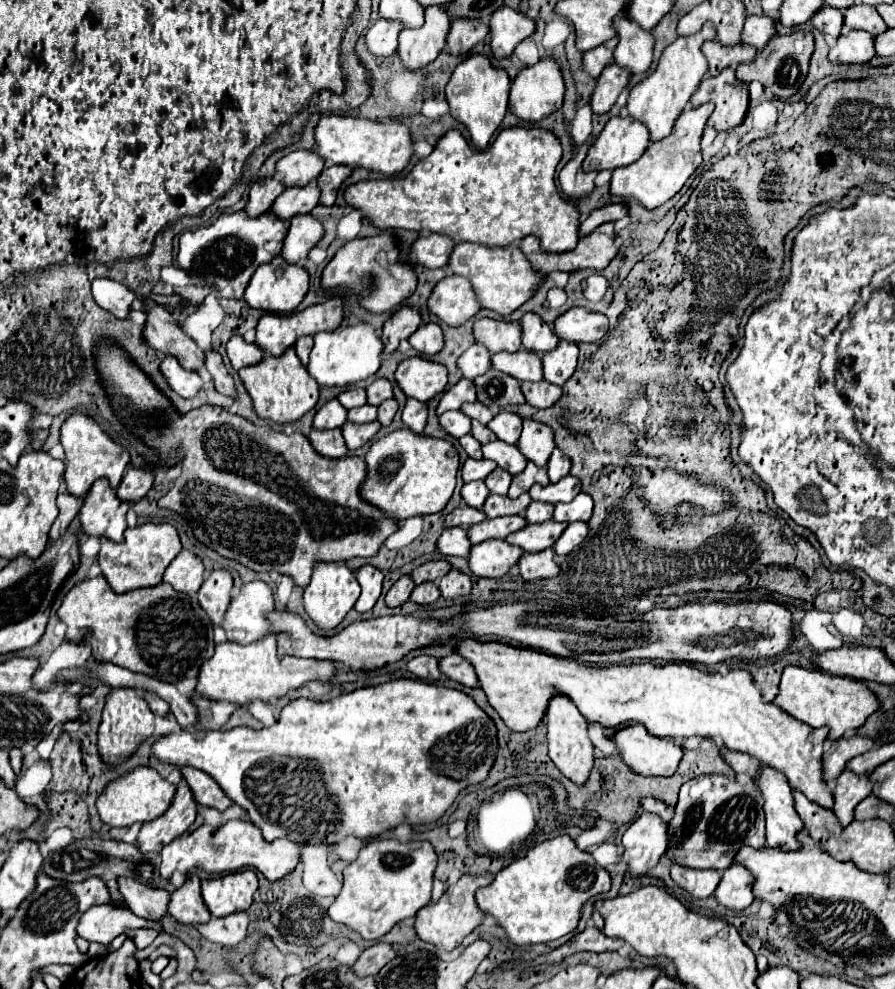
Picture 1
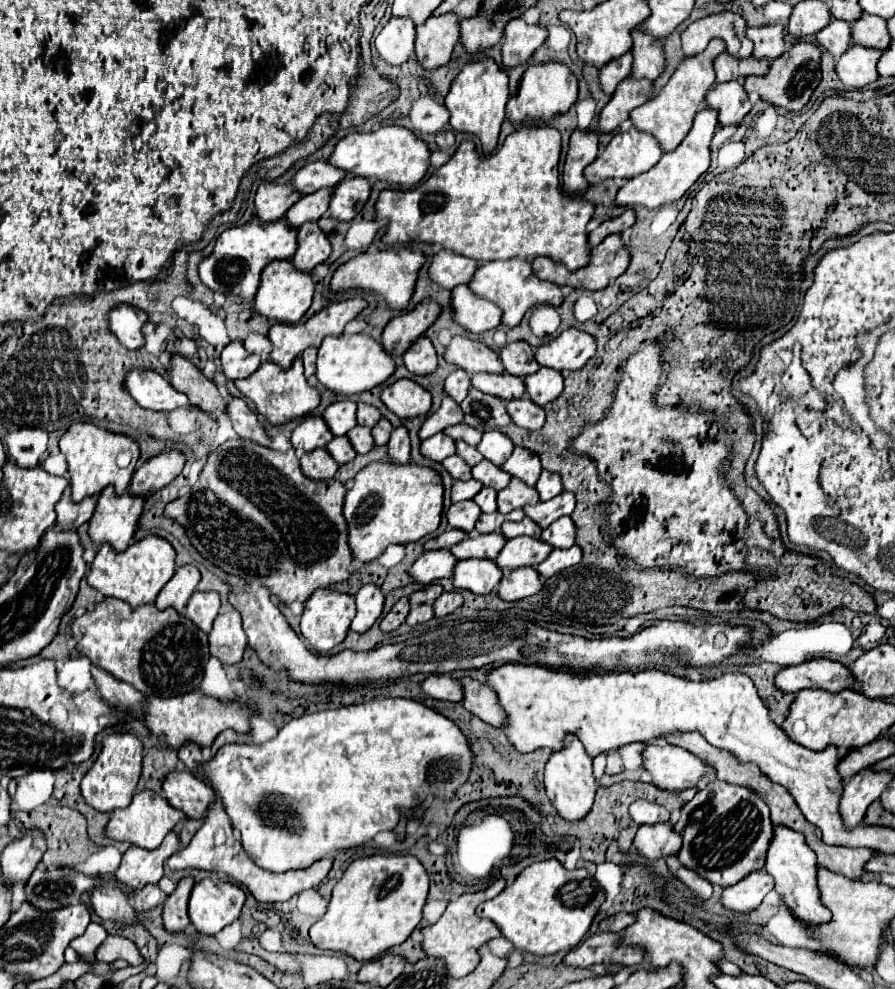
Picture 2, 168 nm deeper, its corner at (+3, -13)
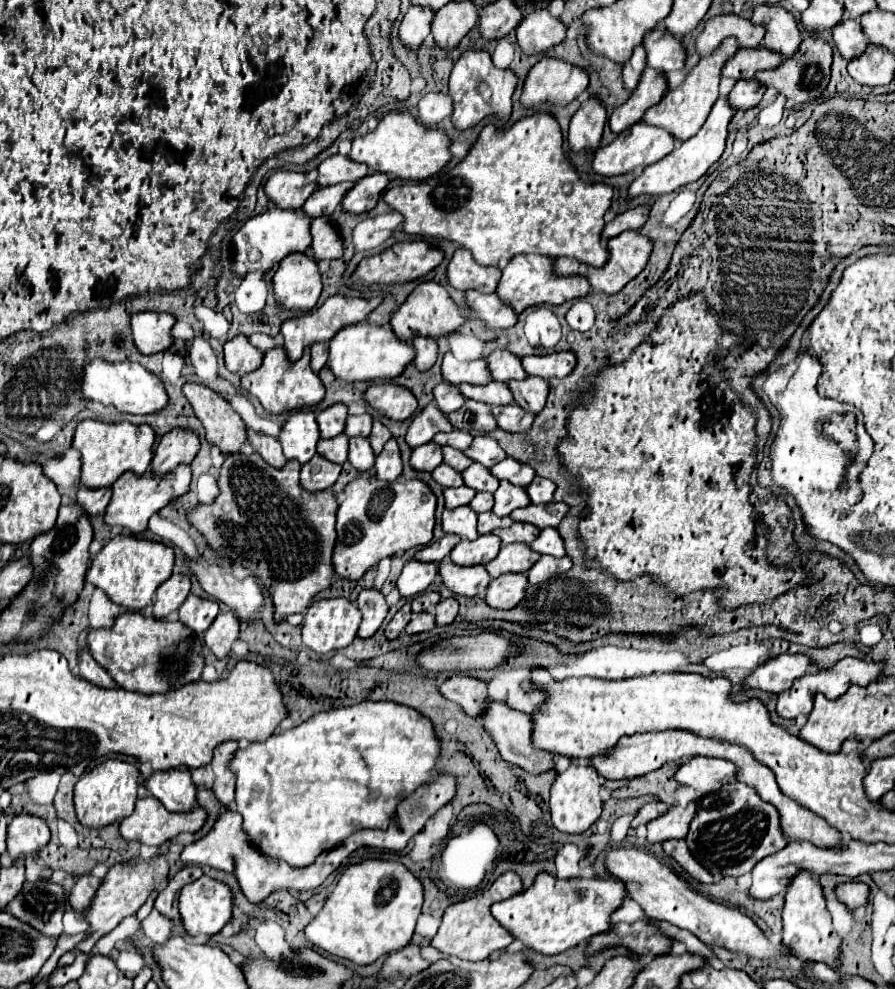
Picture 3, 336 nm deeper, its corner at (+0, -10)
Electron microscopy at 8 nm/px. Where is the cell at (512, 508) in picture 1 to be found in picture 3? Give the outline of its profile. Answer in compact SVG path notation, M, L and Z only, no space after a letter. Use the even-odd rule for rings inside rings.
M484 512L484 514L478 516L478 534L488 534L488 532L492 532L496 528L508 528L512 524L514 524L514 520L510 516L498 518L492 512Z

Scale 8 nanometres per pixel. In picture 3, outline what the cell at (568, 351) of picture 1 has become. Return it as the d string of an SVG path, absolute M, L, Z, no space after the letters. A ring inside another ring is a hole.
M528 376L524 380L510 380L508 386L512 386L514 400L518 406L522 406L528 412L540 412L548 400L548 382L538 376Z

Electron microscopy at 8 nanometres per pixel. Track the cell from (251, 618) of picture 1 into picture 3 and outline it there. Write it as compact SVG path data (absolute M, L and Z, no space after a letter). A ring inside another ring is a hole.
M220 612L212 626L204 634L204 644L214 652L216 658L226 658L232 650L232 644L240 636L240 622L234 612Z

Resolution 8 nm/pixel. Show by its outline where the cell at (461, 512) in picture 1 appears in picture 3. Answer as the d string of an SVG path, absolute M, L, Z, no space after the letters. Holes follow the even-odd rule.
M446 534L442 540L432 542L432 544L424 546L424 548L420 548L414 558L422 560L422 562L440 562L444 556L448 556L448 554L452 552L452 548L454 548L458 542L460 542L460 536L456 536L456 534Z

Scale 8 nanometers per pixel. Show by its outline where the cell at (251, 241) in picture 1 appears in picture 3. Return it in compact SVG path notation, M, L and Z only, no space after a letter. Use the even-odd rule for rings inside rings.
M270 208L262 214L250 218L236 234L232 246L232 260L230 268L234 276L246 276L250 272L268 274L276 262L292 252L306 252L310 246L310 218L304 216L302 210L284 212L282 208Z

